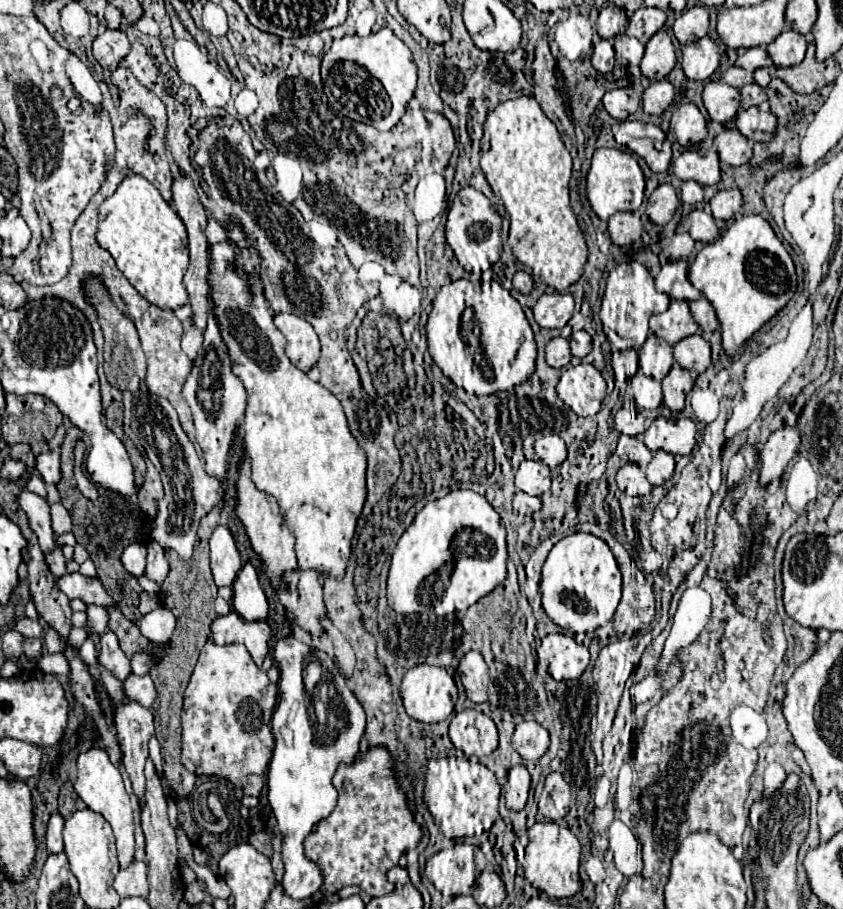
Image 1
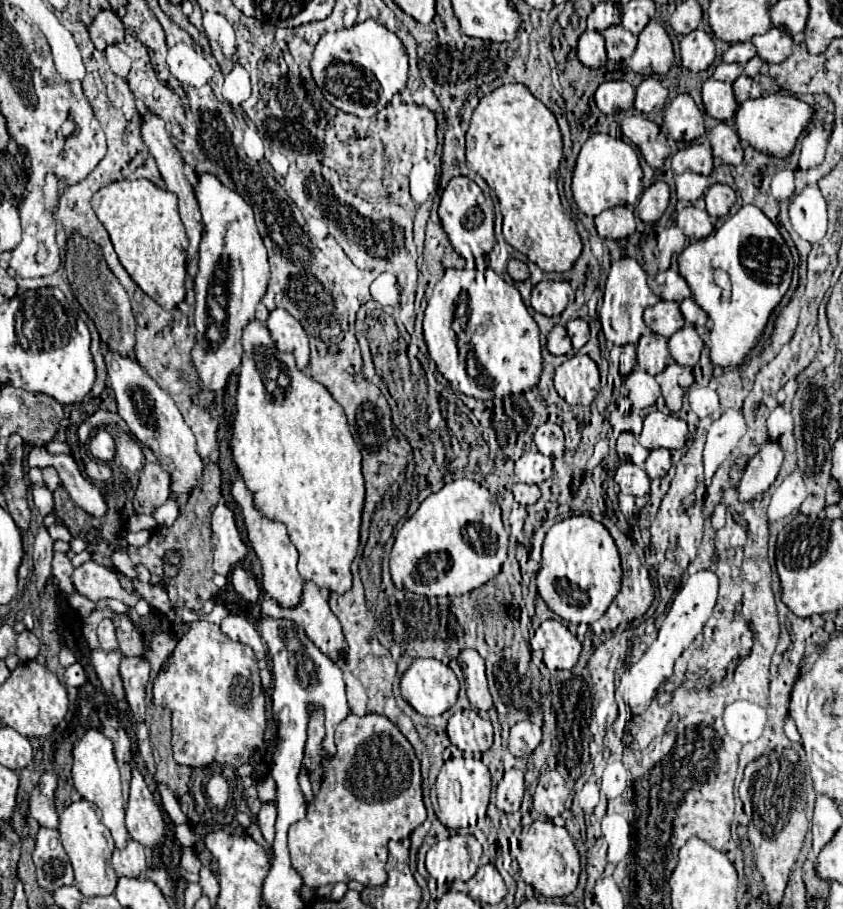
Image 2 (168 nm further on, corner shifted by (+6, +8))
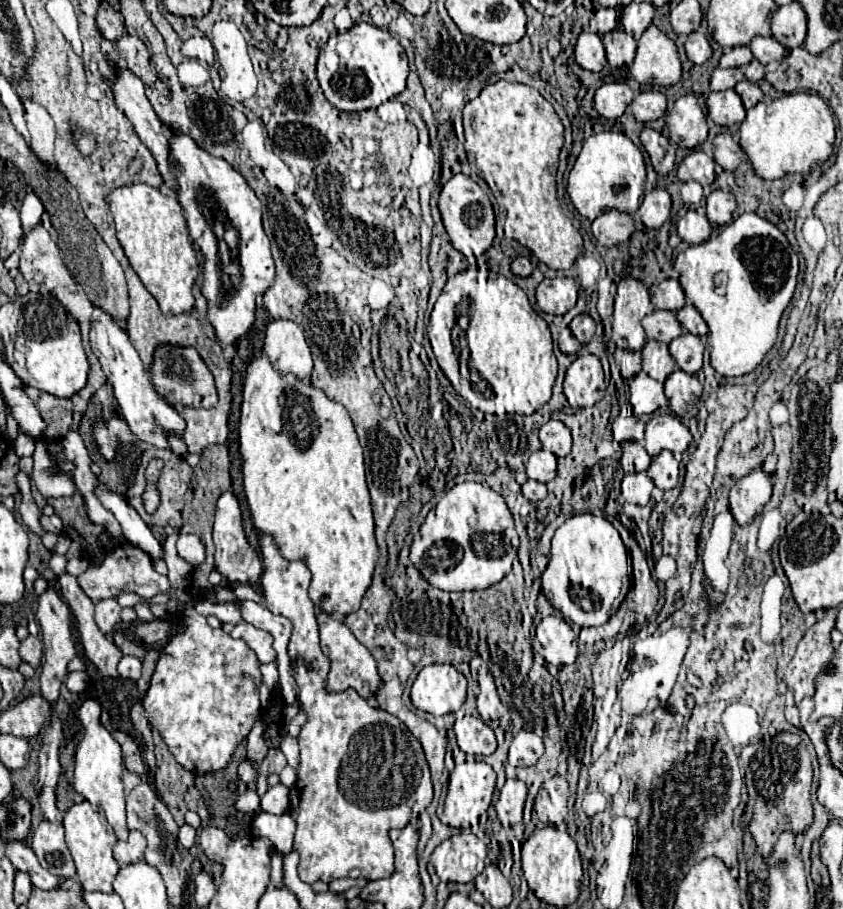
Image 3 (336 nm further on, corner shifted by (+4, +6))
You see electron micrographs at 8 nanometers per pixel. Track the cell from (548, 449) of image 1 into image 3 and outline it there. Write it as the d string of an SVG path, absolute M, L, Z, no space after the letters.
M551 419L539 431L539 439L543 449L555 453L557 457L565 457L571 451L571 431L561 423Z

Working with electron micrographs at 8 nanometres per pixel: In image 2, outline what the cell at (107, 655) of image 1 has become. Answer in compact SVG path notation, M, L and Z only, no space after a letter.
M103 619L103 621L99 623L97 635L99 635L101 649L105 649L105 653L111 653L111 651L117 651L117 649L119 649L117 639L115 639L115 627L113 627L111 619Z

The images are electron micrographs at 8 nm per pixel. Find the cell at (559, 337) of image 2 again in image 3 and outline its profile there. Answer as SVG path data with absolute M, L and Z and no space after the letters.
M565 327L565 329L561 331L561 335L559 335L559 349L561 349L561 353L565 353L565 355L577 355L579 349L581 349L581 343L575 339L575 335L571 333L569 327Z

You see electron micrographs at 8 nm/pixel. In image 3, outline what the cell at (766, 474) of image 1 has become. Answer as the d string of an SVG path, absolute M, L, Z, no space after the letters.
M757 469L751 475L739 479L729 493L729 511L737 525L749 525L771 499L771 477Z

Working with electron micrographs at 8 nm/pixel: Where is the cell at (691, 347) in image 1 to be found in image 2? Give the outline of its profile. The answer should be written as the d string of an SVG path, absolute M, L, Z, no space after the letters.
M685 325L683 329L679 329L671 339L669 339L669 351L671 357L685 367L693 367L699 361L703 349L703 341L697 335L693 325Z

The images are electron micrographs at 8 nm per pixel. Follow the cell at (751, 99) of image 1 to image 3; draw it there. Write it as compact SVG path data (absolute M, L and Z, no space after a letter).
M739 81L739 83L735 85L735 91L737 91L739 97L743 99L745 109L755 107L755 105L763 99L763 91L759 89L757 83L751 83L751 81Z

